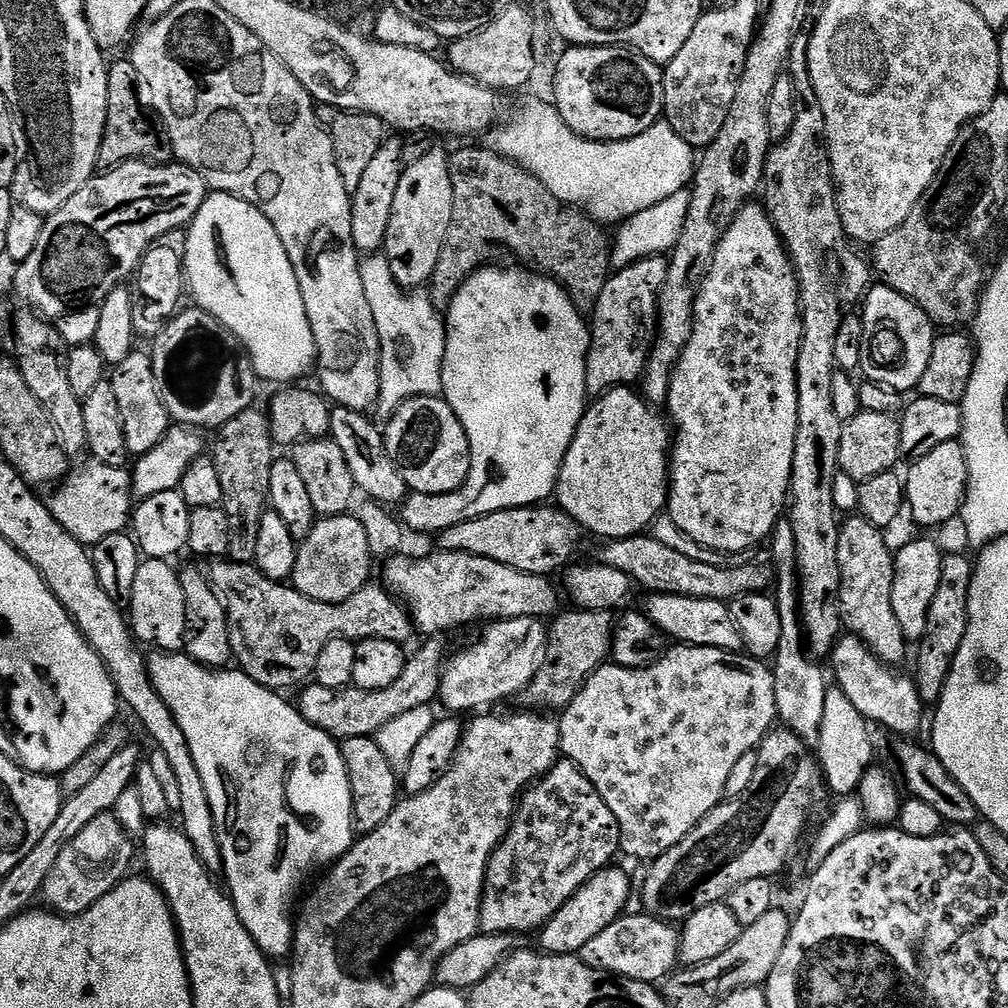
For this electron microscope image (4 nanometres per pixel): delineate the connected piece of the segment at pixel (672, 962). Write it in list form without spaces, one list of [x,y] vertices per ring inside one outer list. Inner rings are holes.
[[[624,914],[600,934],[591,938],[578,953],[580,960],[599,972],[625,980],[655,985],[677,971],[680,959],[680,932],[671,923],[655,920],[647,914]],[[664,976],[664,977],[663,977]]]

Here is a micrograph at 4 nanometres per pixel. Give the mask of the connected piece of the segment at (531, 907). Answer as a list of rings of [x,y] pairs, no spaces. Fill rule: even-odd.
[[[563,758],[557,760],[551,771],[520,797],[512,825],[488,863],[480,907],[480,932],[506,936],[542,929],[593,875],[609,867],[619,852],[620,827],[614,814],[610,814],[610,806],[602,802],[598,790],[580,773],[578,765]]]

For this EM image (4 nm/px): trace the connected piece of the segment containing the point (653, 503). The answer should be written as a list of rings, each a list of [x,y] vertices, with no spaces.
[[[628,386],[613,387],[593,403],[596,404],[593,408],[591,405],[585,411],[570,442],[570,450],[566,450],[554,493],[561,512],[575,520],[585,533],[604,536],[605,541],[625,540],[647,533],[660,519],[668,502],[670,424],[663,415],[652,413],[655,411],[639,391],[632,391],[636,390]]]

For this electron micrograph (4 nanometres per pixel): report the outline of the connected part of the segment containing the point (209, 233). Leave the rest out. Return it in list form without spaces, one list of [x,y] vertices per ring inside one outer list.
[[[213,191],[204,200],[204,205],[198,210],[198,214],[193,218],[187,229],[188,241],[186,242],[186,258],[184,259],[184,275],[186,277],[187,287],[190,289],[190,296],[194,299],[195,307],[202,312],[208,312],[216,319],[217,325],[225,333],[234,335],[240,339],[242,347],[248,351],[248,356],[252,359],[252,368],[264,380],[269,380],[276,386],[288,386],[293,382],[300,382],[308,371],[313,371],[316,363],[316,343],[314,334],[310,330],[310,322],[306,318],[306,306],[302,302],[302,290],[298,290],[298,278],[294,274],[294,266],[290,266],[290,258],[286,254],[286,246],[282,246],[282,238],[270,226],[270,222],[253,206],[246,201],[238,199],[236,196],[228,196],[224,192]]]

